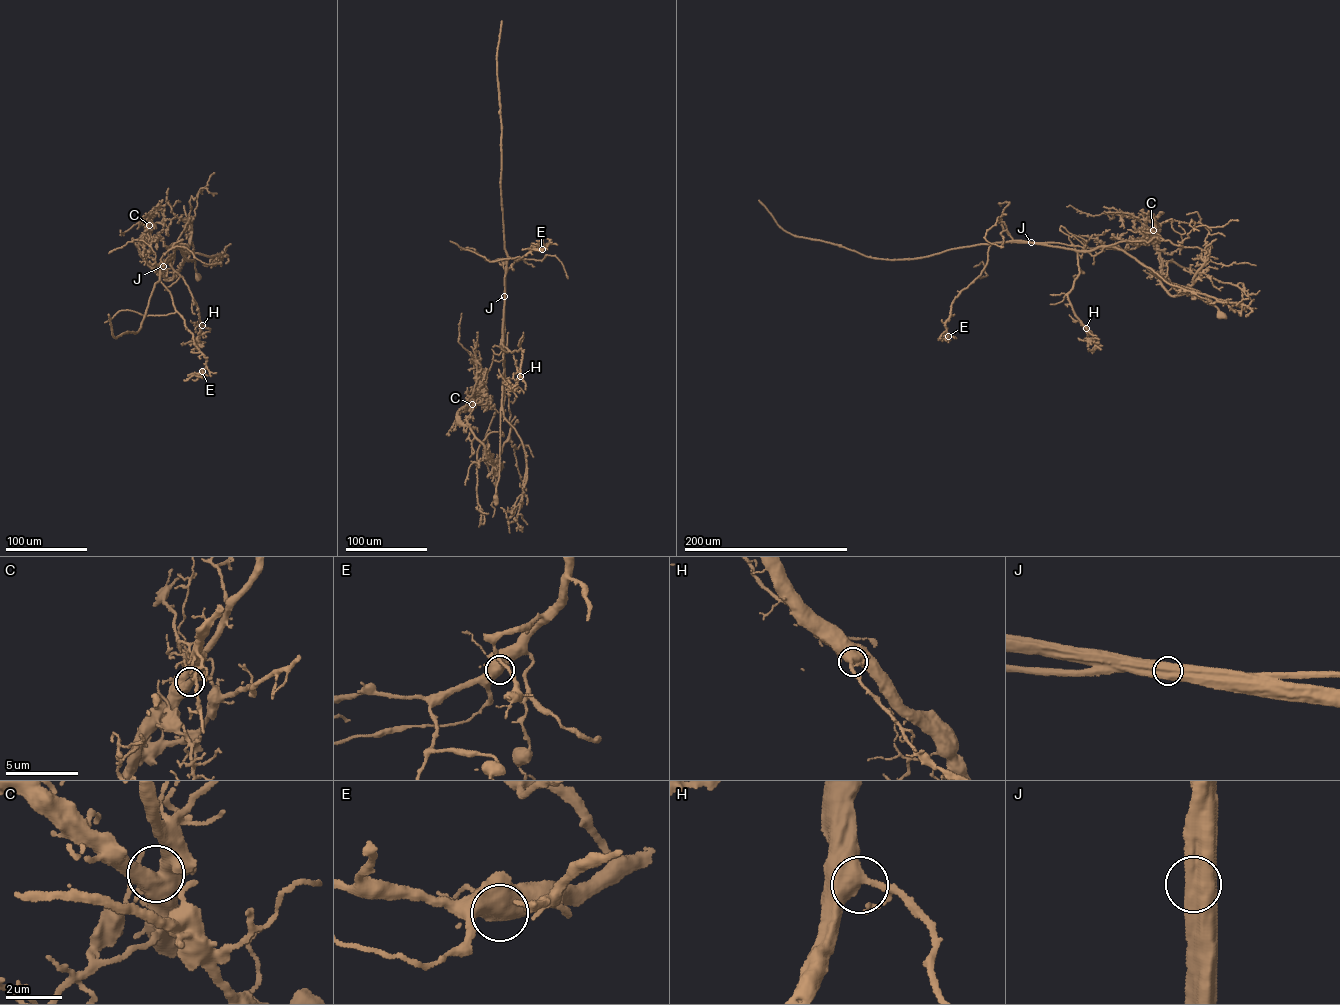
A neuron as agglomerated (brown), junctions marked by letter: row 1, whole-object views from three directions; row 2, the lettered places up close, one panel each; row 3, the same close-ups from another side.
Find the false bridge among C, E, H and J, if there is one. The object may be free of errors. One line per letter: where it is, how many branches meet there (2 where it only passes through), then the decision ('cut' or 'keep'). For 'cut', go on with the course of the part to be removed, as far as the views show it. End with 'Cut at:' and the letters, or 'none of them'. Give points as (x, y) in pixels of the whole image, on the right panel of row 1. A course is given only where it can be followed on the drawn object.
C: place (1153, 230); branches 2; keep
E: place (948, 336); branches 2; keep
H: place (1086, 328); branches 2; keep
J: place (1031, 242); branches 2; cut; course (1031, 242), (1095, 255), (1158, 237), (1200, 248), (1204, 265), (1187, 291), (1168, 294), (1153, 231), (1066, 206)
Cut at: J

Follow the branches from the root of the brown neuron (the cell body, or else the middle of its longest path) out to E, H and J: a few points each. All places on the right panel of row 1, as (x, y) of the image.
E: (1221, 314), (1199, 291), (1115, 247), (1014, 241), (989, 247), (981, 274), (952, 304), (948, 336)
H: (1221, 314), (1199, 291), (1162, 279), (1123, 250), (1100, 246), (1077, 252), (1079, 273), (1068, 294), (1086, 328)
J: (1221, 314), (1212, 301), (1199, 291), (1162, 279), (1115, 247), (1100, 246), (1082, 251), (1031, 242)

